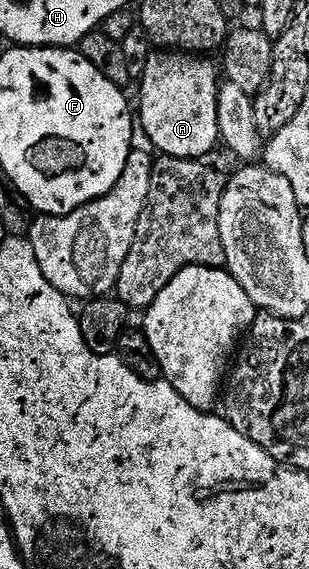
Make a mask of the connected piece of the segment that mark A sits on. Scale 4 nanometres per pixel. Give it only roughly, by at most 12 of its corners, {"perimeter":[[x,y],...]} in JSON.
{"perimeter":[[176,50],[143,68],[137,120],[163,156],[221,144],[216,61]]}

